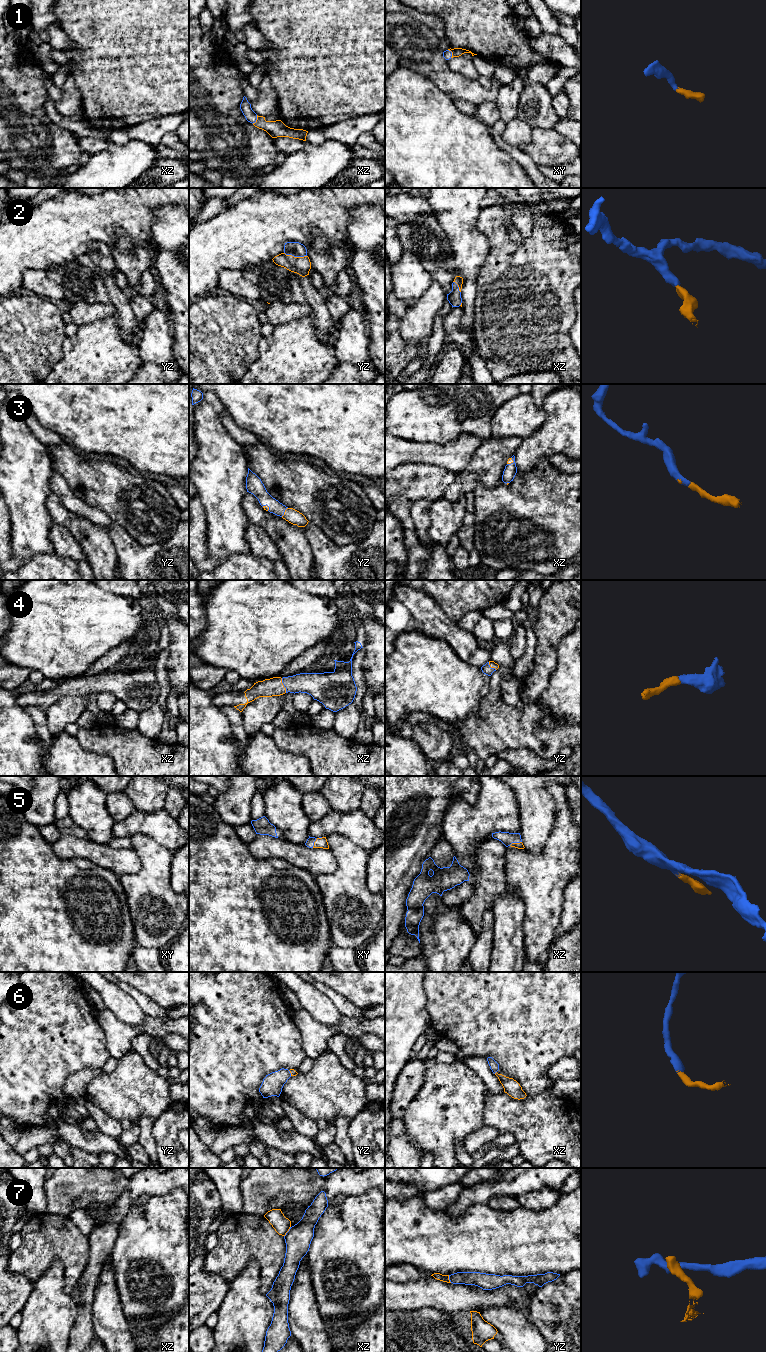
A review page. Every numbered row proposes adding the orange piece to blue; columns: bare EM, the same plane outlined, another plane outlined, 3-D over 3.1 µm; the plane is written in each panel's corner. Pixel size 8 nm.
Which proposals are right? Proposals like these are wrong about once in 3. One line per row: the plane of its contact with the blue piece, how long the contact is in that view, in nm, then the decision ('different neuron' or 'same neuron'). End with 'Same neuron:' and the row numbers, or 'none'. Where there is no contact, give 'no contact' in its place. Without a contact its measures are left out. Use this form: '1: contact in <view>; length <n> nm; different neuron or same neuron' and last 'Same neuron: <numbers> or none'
1: contact in xz; length 80 nm; same neuron
2: contact in yz; length 190 nm; same neuron
3: contact in yz; length 90 nm; same neuron
4: contact in xz; length 130 nm; same neuron
5: contact in xz; length 110 nm; same neuron
6: contact in xz; length 30 nm; same neuron
7: contact in xz; length 100 nm; different neuron
Same neuron: 1, 2, 3, 4, 5, 6

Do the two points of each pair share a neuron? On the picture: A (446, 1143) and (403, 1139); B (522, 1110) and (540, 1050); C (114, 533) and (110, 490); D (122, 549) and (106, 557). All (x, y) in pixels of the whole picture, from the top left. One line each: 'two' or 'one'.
A: two
B: two
C: two
D: two

